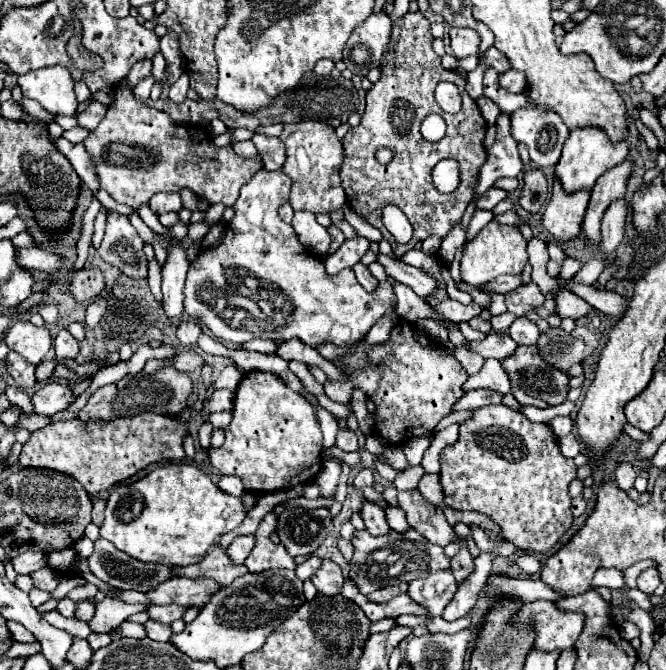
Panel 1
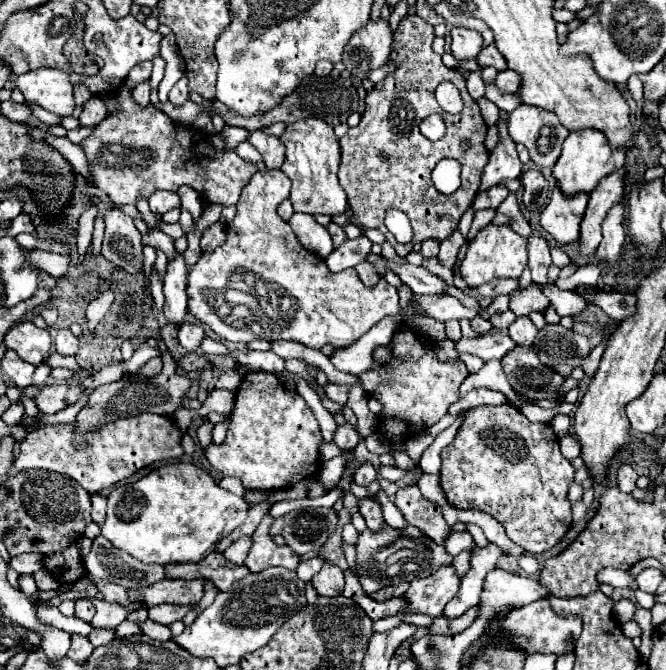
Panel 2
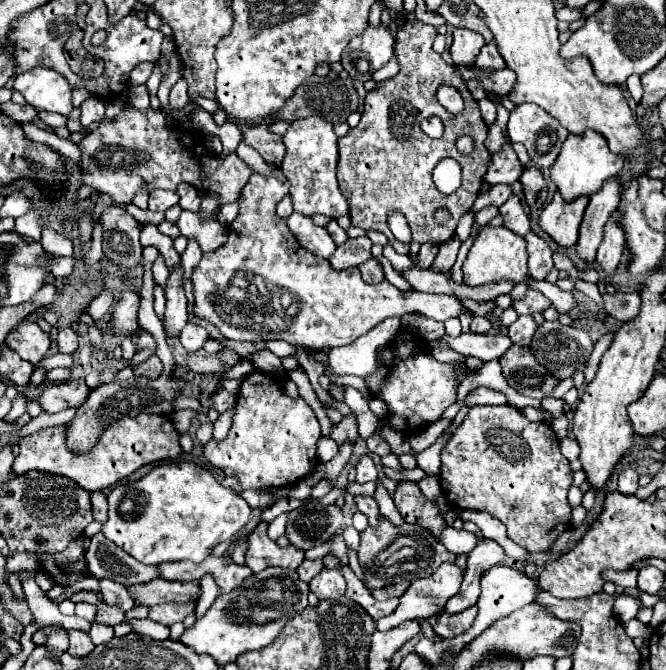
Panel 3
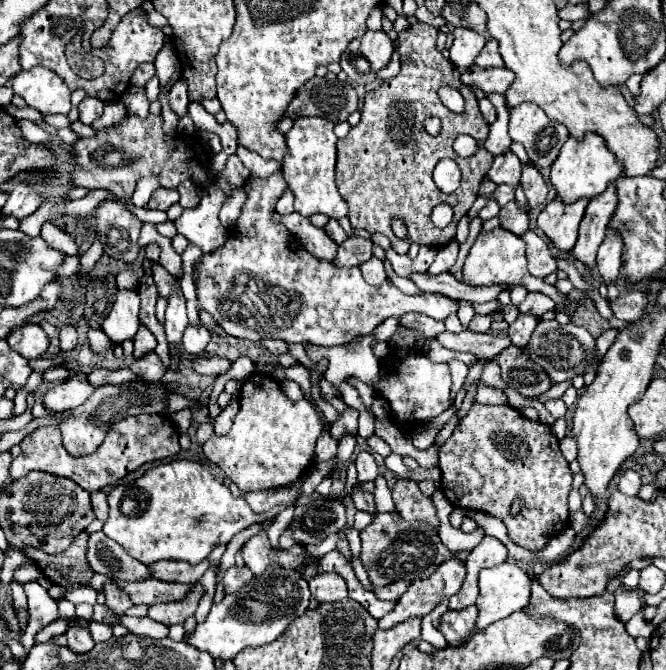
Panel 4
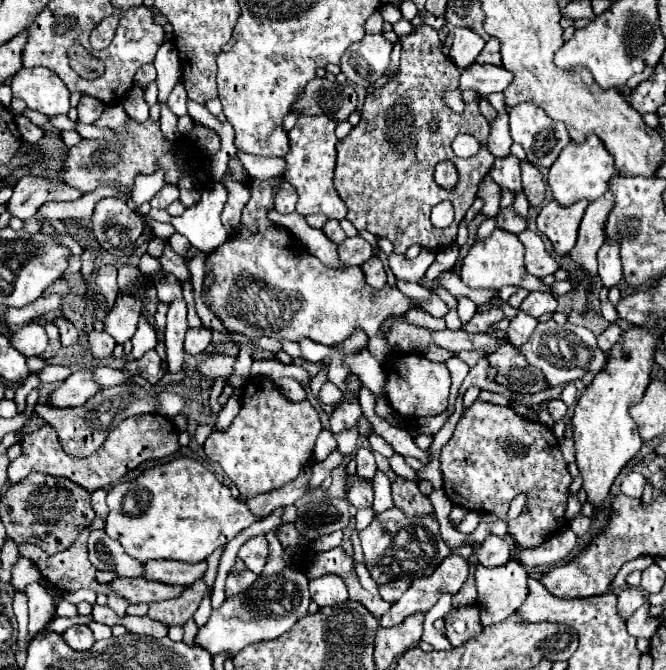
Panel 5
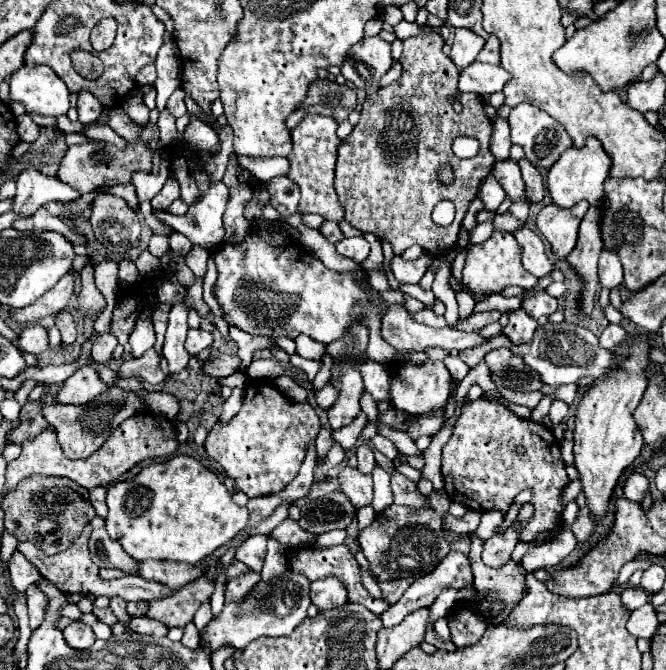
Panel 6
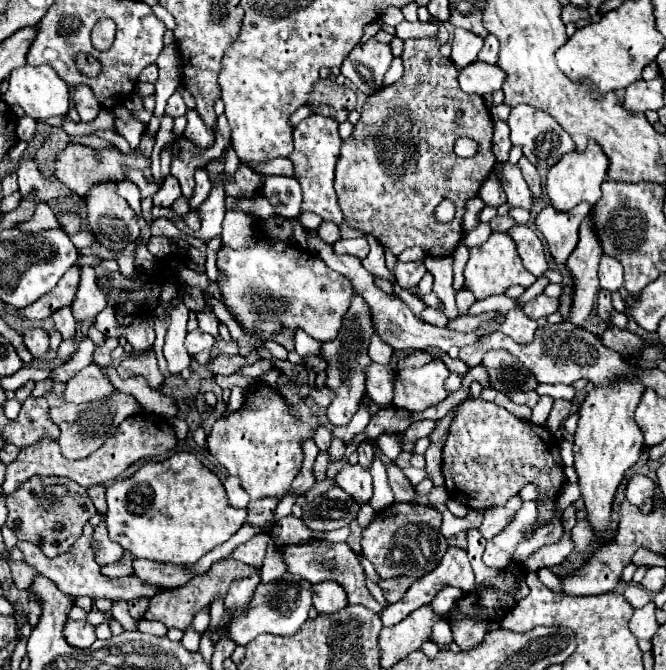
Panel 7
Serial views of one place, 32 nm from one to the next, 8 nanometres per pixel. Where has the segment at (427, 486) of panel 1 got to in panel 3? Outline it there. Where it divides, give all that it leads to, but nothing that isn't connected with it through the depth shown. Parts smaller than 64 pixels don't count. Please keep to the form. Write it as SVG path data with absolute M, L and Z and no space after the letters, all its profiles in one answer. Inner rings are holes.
M428 476L428 478L420 480L420 482L418 482L418 486L420 486L422 494L424 494L426 498L430 498L430 500L434 500L434 498L442 492L440 482L438 482L438 478L436 478L436 476Z

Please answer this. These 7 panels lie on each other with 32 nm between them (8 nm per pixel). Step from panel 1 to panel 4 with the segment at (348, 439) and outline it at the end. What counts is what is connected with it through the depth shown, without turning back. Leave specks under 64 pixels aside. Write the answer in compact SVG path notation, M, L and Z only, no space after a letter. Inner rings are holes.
M346 406L344 412L338 412L338 420L330 424L330 434L332 438L340 438L342 434L348 434L348 432L356 432L358 428L358 410L352 408L352 406Z

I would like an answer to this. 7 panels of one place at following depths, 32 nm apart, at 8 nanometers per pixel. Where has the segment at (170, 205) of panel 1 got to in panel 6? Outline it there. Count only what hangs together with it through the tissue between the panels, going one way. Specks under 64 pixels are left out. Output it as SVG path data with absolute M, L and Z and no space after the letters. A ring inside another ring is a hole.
M168 178L164 188L152 198L152 208L156 210L166 210L176 198L180 198L180 186L176 178Z

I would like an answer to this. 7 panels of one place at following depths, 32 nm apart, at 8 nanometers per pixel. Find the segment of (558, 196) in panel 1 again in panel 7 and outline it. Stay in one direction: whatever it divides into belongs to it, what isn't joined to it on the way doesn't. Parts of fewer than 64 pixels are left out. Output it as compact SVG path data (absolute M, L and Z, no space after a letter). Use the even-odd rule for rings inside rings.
M580 202L568 212L558 212L552 206L546 206L542 212L538 212L536 226L544 234L556 264L566 264L568 256L574 252L578 244L580 222L588 216L590 208L592 206L588 202Z

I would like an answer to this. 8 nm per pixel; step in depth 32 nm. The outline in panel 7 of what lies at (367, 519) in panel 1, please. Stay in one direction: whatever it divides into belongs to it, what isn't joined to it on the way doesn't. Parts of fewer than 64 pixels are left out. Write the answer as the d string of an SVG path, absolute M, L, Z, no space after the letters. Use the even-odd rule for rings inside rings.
M346 462L336 476L336 482L360 502L368 502L372 498L372 476L368 468L360 468L360 464Z

